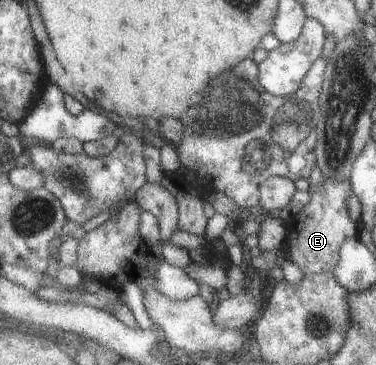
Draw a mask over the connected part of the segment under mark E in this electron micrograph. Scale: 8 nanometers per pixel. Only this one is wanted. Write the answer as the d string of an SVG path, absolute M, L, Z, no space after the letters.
M324 177L320 190L310 194L309 202L301 211L291 215L284 222L286 240L283 255L298 266L301 274L330 271L338 261L338 250L347 238L355 237L358 232L357 222L352 222L346 215L346 198L351 195L349 181L340 181Z

